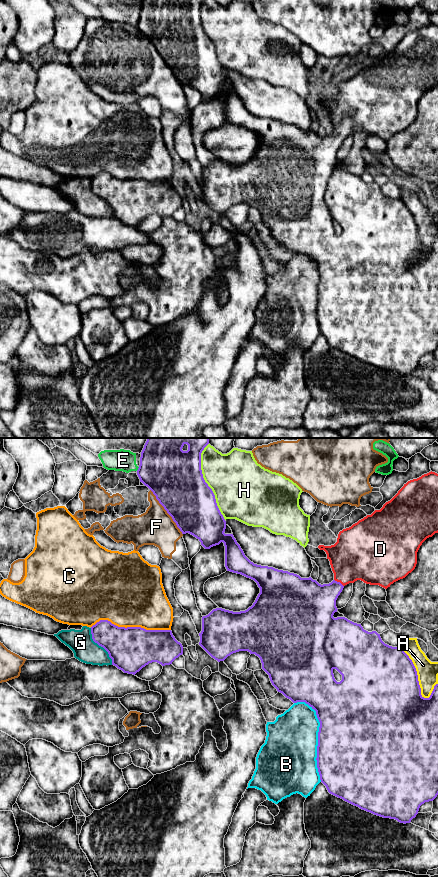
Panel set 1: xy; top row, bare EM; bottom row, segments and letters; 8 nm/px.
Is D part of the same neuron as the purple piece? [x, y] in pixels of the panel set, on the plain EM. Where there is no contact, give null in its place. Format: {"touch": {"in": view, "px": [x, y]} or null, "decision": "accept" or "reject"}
{"touch": {"in": "xy", "px": [339, 134]}, "decision": "accept"}

